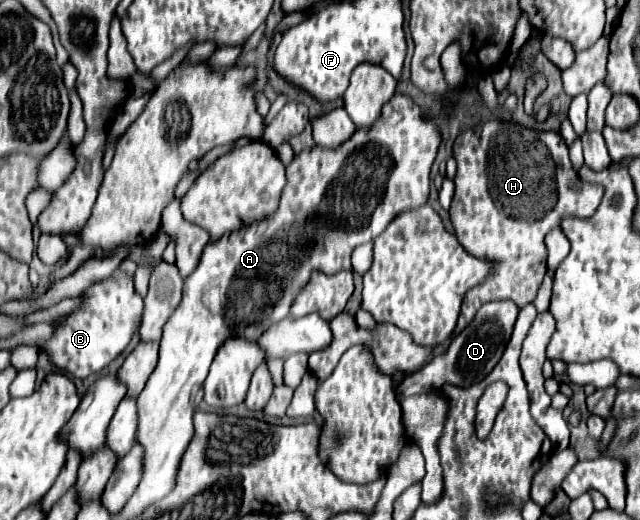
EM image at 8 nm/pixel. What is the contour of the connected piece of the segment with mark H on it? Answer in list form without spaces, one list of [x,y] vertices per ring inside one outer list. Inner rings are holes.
[[[486,122],[478,124],[472,130],[460,132],[454,142],[454,158],[458,162],[458,174],[454,178],[456,192],[450,204],[450,220],[454,224],[454,232],[458,242],[474,256],[488,256],[498,262],[494,274],[486,280],[486,284],[476,286],[466,292],[458,324],[454,328],[454,336],[460,334],[480,310],[482,304],[492,300],[514,300],[516,306],[524,306],[536,298],[536,292],[542,284],[546,274],[546,234],[552,228],[558,228],[566,216],[588,218],[598,208],[602,198],[602,188],[582,182],[580,176],[574,172],[568,146],[558,132],[534,132],[510,122]]]

